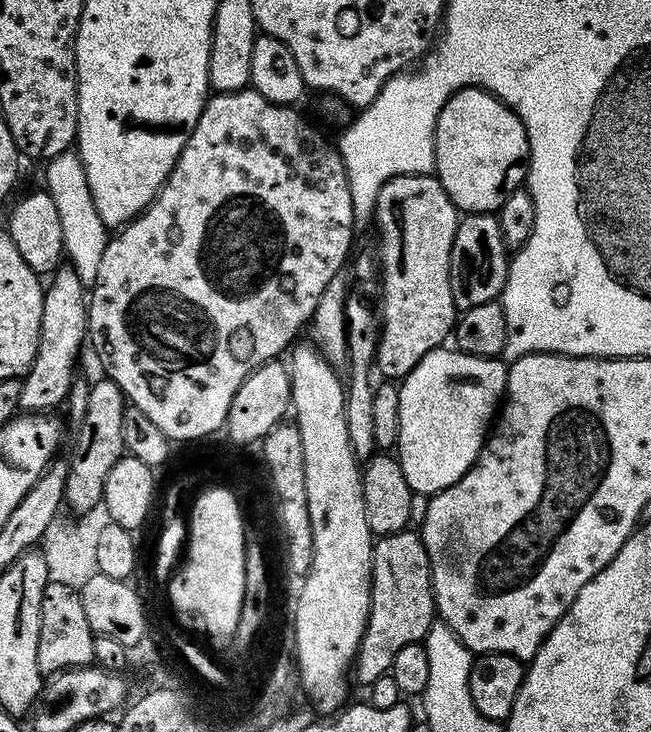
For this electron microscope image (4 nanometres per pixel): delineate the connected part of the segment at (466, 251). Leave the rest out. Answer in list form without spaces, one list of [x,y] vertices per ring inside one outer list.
[[[470,212],[460,216],[460,225],[454,234],[454,246],[450,250],[450,290],[452,301],[457,309],[482,306],[482,302],[497,299],[503,293],[504,283],[508,280],[510,249],[502,238],[499,219],[486,212]]]

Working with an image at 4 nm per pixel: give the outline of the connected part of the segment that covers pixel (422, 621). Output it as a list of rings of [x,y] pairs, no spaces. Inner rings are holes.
[[[405,530],[379,537],[372,545],[372,601],[368,625],[360,640],[360,650],[354,661],[354,680],[363,686],[389,675],[392,663],[407,644],[423,641],[437,615],[432,596],[432,571],[426,546],[415,531]]]

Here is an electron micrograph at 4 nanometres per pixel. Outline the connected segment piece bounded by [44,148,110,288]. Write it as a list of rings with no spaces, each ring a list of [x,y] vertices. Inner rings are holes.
[[[72,148],[63,151],[62,154],[47,161],[45,168],[46,185],[44,186],[58,208],[64,240],[63,251],[67,256],[69,265],[78,274],[79,280],[86,288],[90,288],[97,280],[99,263],[102,262],[102,253],[108,245],[110,236],[108,229],[98,217],[97,208],[94,206],[80,153]]]

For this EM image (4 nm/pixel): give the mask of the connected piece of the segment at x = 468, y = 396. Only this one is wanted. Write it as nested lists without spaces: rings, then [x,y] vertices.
[[[443,347],[427,352],[422,358],[422,362],[418,362],[418,366],[414,366],[414,370],[410,370],[410,374],[403,377],[400,388],[400,397],[396,400],[396,424],[400,429],[396,432],[396,444],[400,447],[398,451],[398,459],[402,466],[402,474],[406,474],[406,482],[410,482],[413,492],[422,492],[425,494],[435,494],[446,490],[454,482],[458,482],[458,478],[462,478],[476,463],[478,454],[484,449],[484,441],[490,432],[490,425],[493,423],[494,417],[497,415],[498,409],[502,404],[504,389],[508,387],[508,369],[505,361],[500,358],[459,358],[460,360],[444,360]]]

